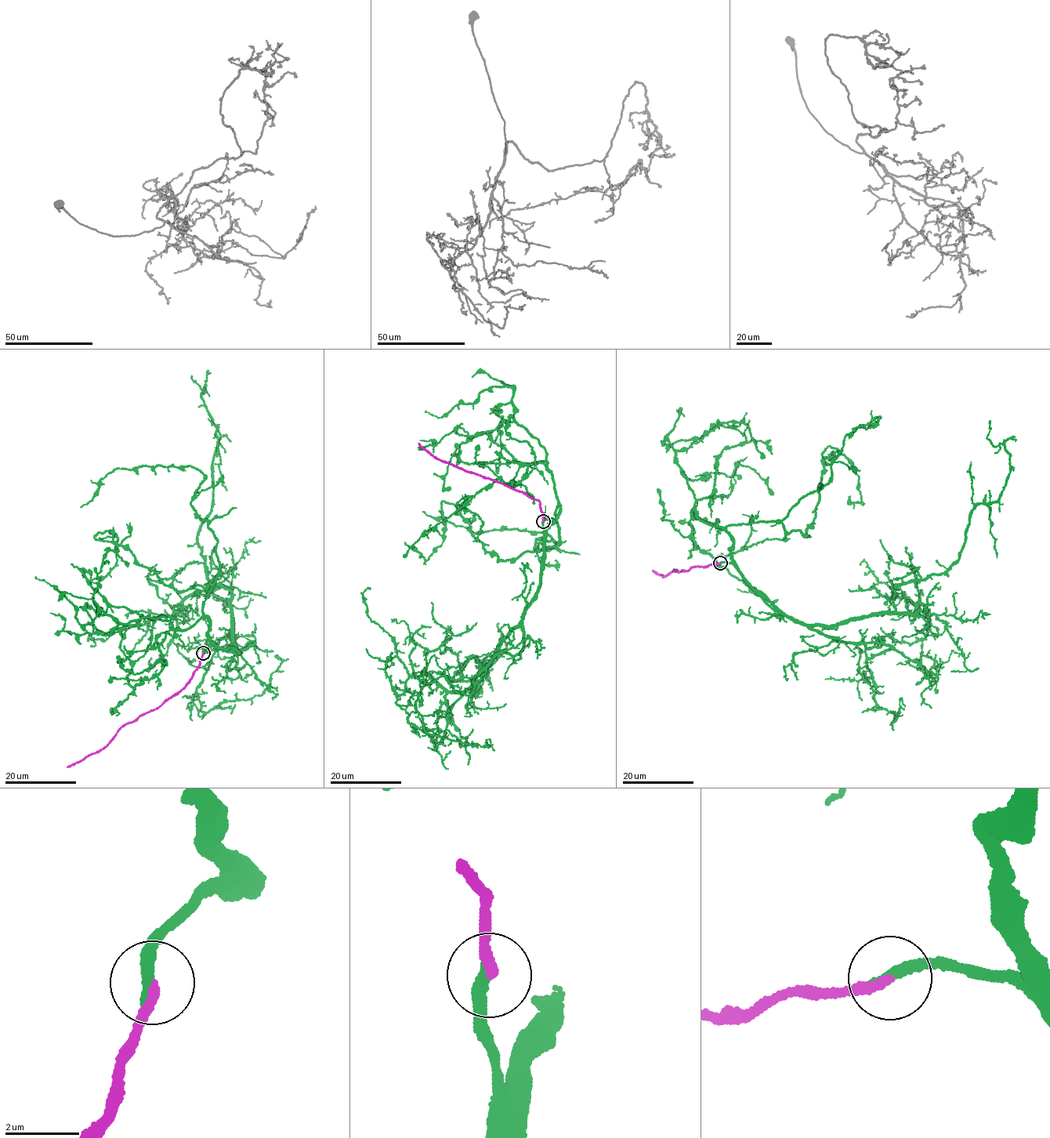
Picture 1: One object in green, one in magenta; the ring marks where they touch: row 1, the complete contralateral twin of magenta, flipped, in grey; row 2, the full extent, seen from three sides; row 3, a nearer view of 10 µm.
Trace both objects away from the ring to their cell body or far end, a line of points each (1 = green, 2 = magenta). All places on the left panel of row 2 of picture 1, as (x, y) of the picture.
1: (203, 654), (210, 643), (239, 650), (232, 591), (209, 581), (197, 539), (210, 512), (219, 434), (191, 375)
2: (203, 654), (190, 681), (157, 708), (124, 725), (101, 750), (66, 766)

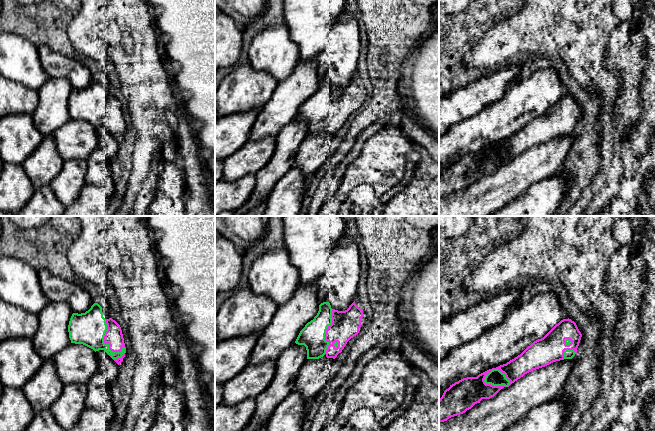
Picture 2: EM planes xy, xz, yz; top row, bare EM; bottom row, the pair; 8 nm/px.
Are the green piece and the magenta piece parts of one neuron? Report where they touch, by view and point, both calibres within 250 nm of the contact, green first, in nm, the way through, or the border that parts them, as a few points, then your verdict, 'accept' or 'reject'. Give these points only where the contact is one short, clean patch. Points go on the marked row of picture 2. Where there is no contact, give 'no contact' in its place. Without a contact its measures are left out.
contact xy (109, 345); calibres 260 and 140 nm; reject

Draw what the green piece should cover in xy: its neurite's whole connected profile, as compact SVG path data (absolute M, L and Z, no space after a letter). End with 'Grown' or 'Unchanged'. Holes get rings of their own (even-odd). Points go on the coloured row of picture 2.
M105 300L94 303L85 313L73 313L68 325L71 343L83 344L95 352L104 350L112 359L121 358L126 351L124 346L120 352L113 352L110 345L104 343L109 318L111 311Z. Grown

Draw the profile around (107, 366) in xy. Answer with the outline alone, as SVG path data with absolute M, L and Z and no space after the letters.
M104 350L96 351L98 360L98 371L102 373L107 383L111 386L119 373L119 364L123 361L125 353L121 358L112 359Z

